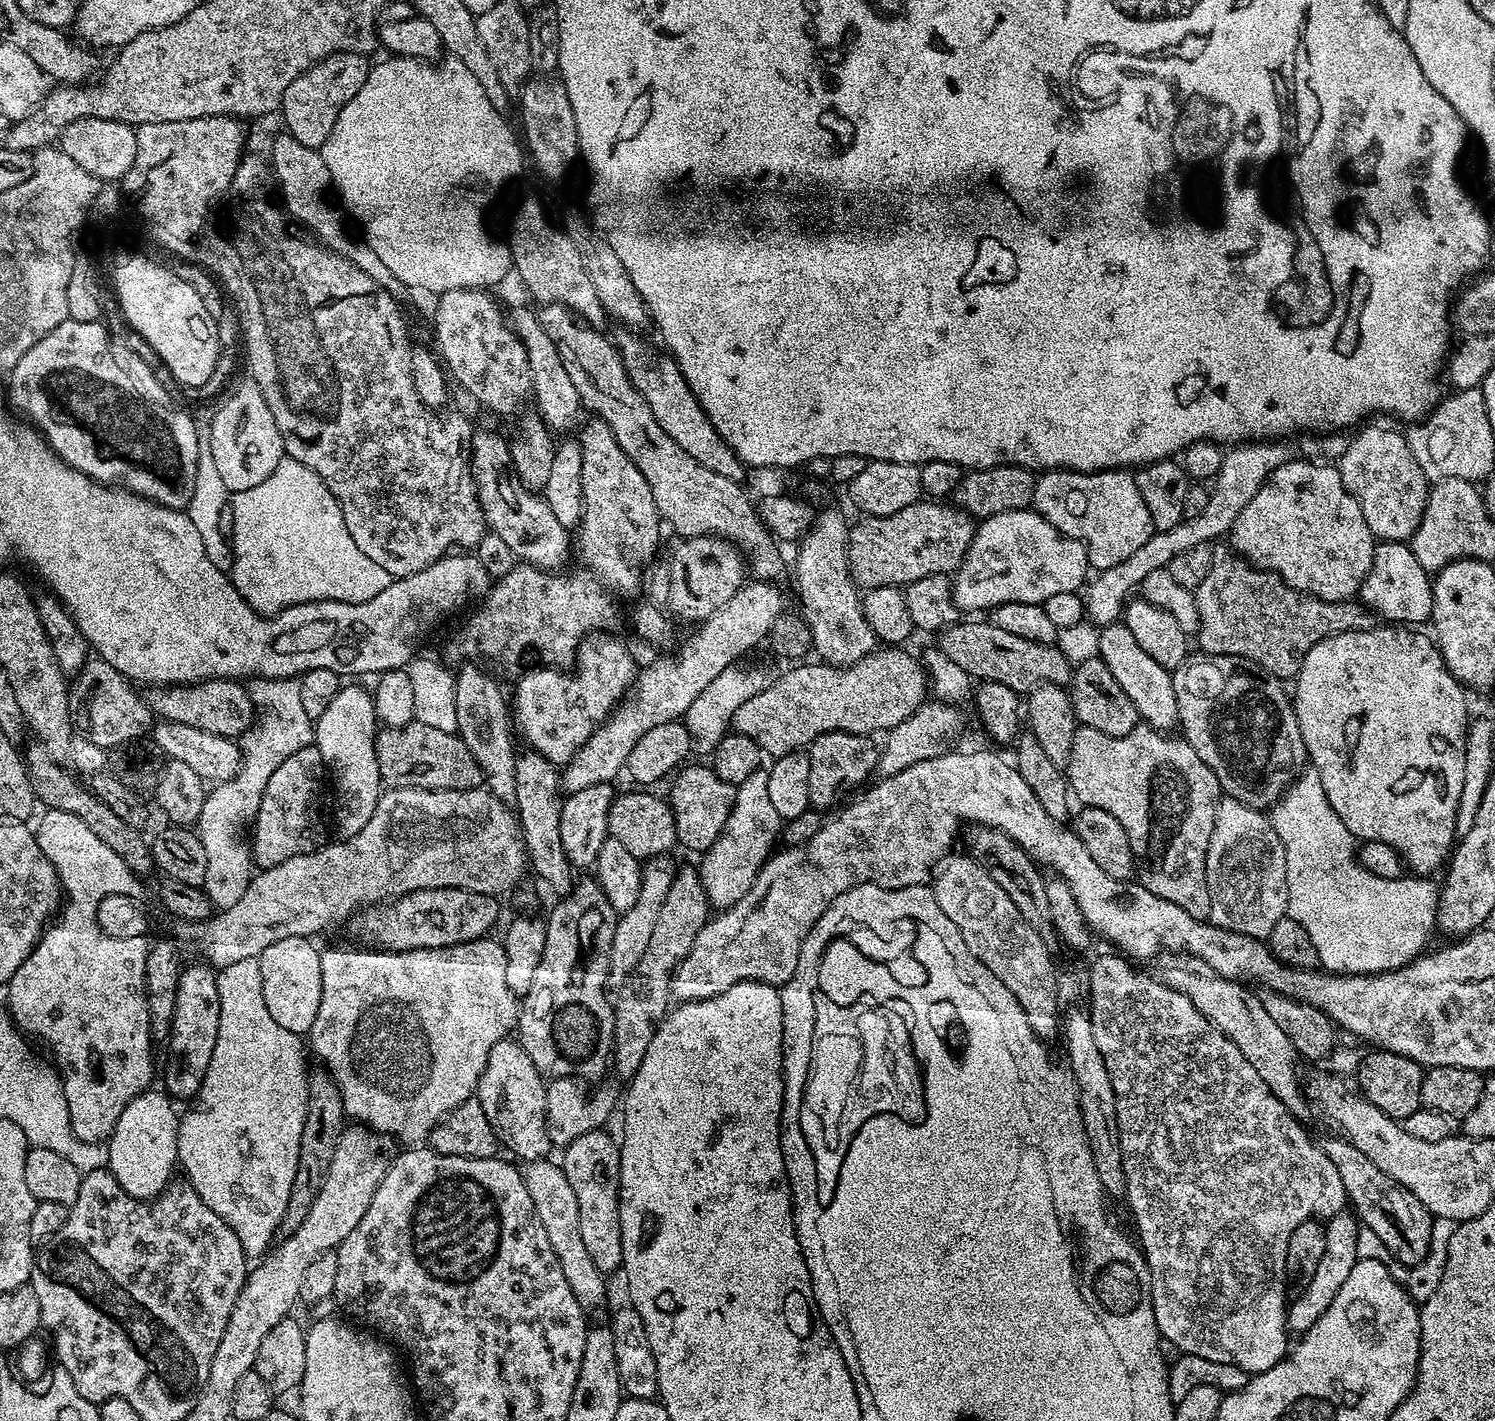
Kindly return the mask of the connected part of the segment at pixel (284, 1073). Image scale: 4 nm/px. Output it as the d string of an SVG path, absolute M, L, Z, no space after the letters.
M238 961L219 969L216 981L220 1003L218 1042L202 1086L194 1097L193 1108L180 1116L176 1159L198 1198L238 1234L245 1256L260 1258L269 1251L272 1235L277 1235L282 1214L286 1214L286 1201L290 1199L290 1186L294 1186L298 1146L306 1122L310 1072L304 1069L306 1048L301 1037L285 1030L274 1014L266 1010L264 979L255 965Z

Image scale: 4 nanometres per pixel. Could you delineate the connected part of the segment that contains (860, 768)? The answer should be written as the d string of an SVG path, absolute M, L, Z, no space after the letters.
M827 732L808 745L806 749L810 758L808 802L813 809L823 810L822 808L832 807L835 809L843 796L851 797L857 789L869 783L868 775L873 775L877 771L878 744L872 740L875 739L859 732Z

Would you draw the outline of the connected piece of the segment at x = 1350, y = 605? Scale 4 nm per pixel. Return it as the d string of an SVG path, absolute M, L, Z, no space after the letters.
M1220 542L1212 548L1212 565L1210 574L1202 586L1195 590L1196 605L1200 629L1194 633L1194 640L1200 643L1199 651L1210 656L1237 656L1246 658L1279 680L1291 681L1300 672L1302 662L1318 642L1330 638L1335 632L1357 632L1377 627L1378 620L1371 608L1365 608L1355 599L1326 602L1308 592L1299 592L1267 568L1256 568L1243 556L1232 551L1227 543Z

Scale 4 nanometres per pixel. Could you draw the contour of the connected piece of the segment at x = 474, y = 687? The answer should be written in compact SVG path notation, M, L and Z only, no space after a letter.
M468 662L461 672L455 673L456 689L454 690L454 707L458 710L458 726L456 732L462 742L466 742L466 750L474 754L474 762L482 770L484 779L483 787L509 806L516 802L516 783L514 782L514 766L516 765L517 749L512 749L512 732L514 736L514 720L510 715L510 704L504 701L504 692L496 685L496 680L492 676L487 676L480 668L475 668L475 663Z

